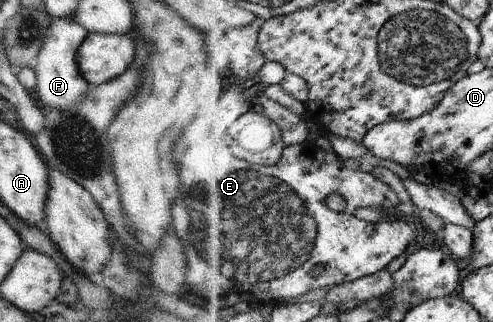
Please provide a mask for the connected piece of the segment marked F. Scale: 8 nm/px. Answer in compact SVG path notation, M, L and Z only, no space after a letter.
M75 16L52 18L44 44L34 64L36 92L46 107L67 109L88 92L89 82L79 71L76 60L76 53L88 33L89 31L75 19Z

